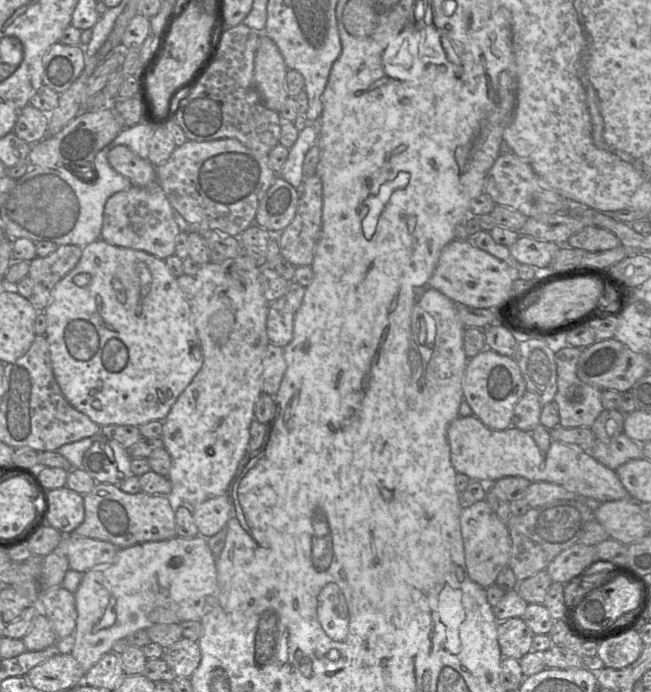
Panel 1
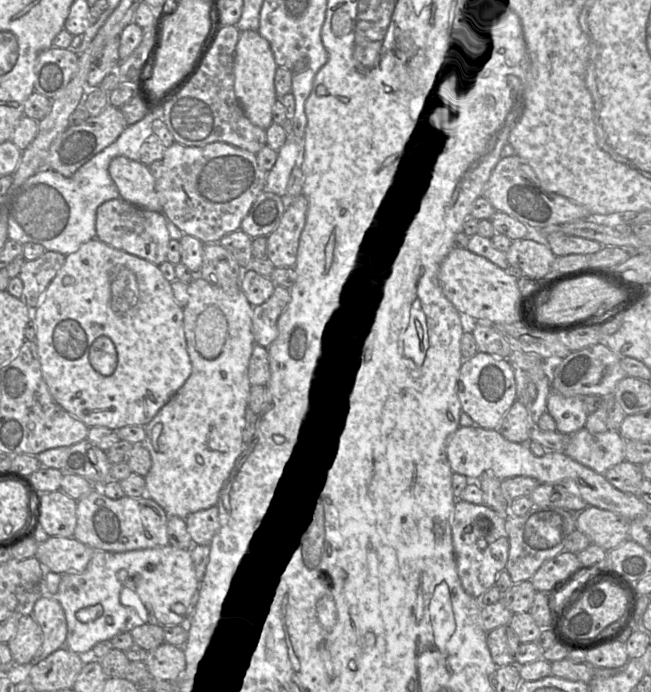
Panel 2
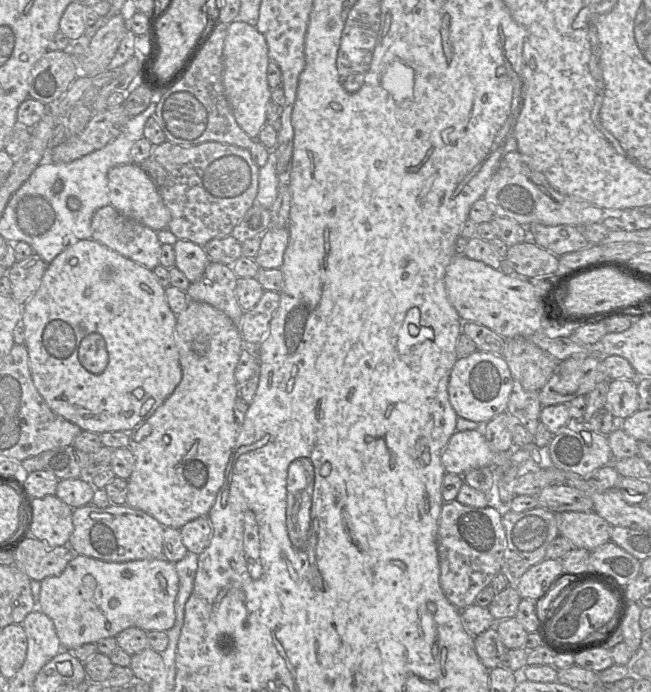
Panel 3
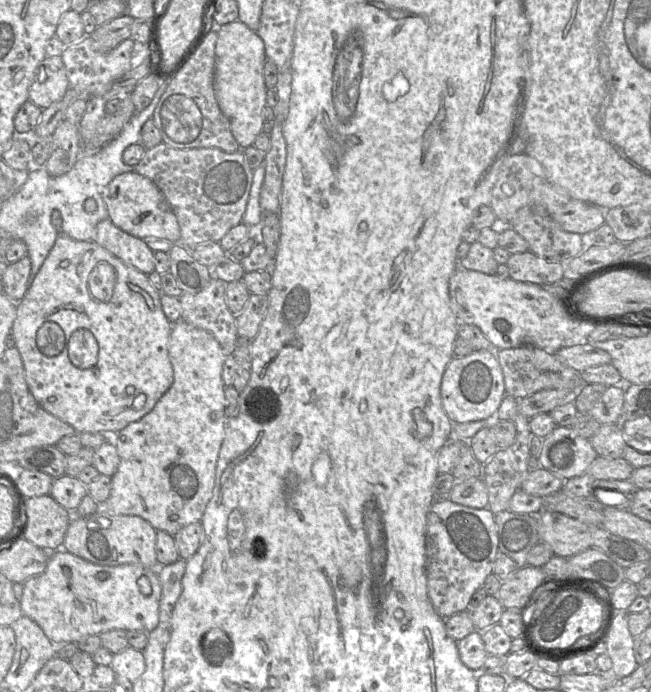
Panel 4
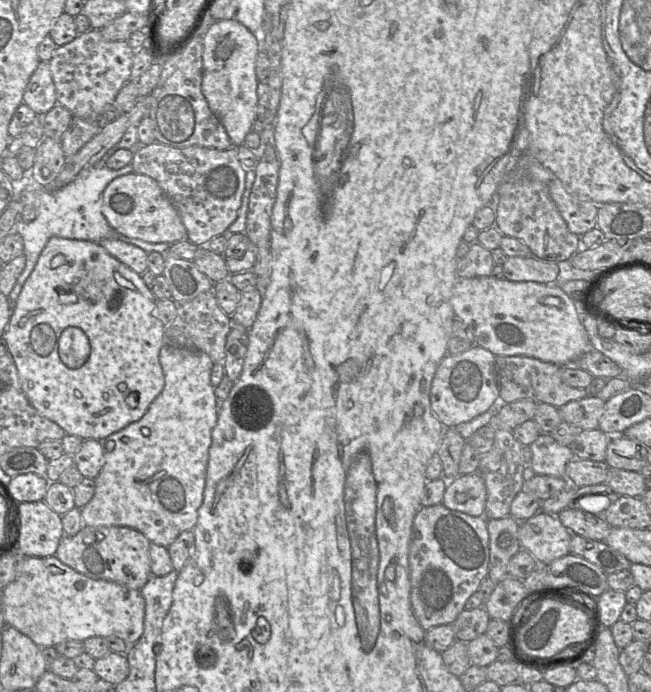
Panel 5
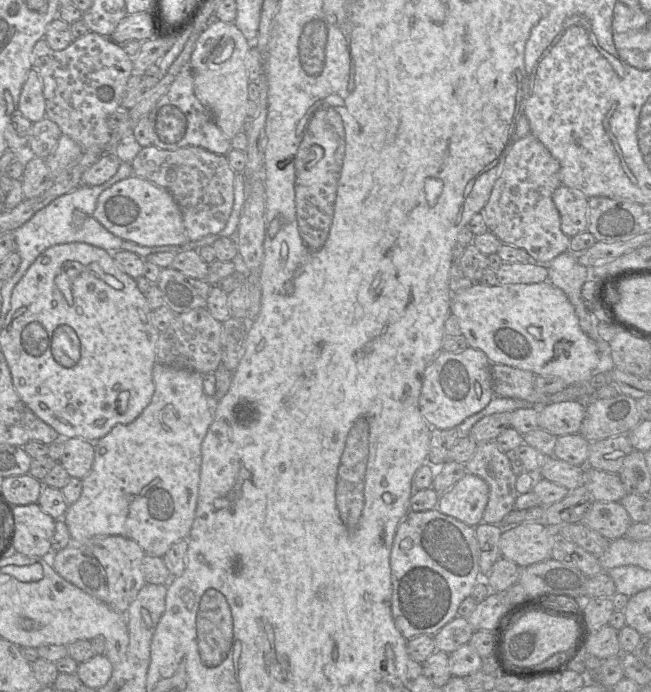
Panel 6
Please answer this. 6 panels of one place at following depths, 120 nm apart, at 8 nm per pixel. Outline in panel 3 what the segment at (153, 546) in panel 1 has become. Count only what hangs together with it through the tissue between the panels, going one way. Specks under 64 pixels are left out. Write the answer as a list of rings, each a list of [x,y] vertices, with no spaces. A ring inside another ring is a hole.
[[[75,554],[59,574],[40,581],[36,608],[54,623],[65,649],[116,637],[129,627],[167,631],[176,620],[175,598],[179,578],[175,564],[162,556],[153,559],[108,562]]]

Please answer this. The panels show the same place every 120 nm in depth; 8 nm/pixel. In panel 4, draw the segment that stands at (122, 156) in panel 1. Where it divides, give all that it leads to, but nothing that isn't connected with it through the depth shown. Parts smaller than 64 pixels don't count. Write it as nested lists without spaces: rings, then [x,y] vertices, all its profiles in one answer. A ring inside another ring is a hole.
[[[136,171],[120,174],[110,182],[107,189],[107,208],[109,219],[114,225],[132,236],[181,242],[177,217],[162,192],[150,179]]]

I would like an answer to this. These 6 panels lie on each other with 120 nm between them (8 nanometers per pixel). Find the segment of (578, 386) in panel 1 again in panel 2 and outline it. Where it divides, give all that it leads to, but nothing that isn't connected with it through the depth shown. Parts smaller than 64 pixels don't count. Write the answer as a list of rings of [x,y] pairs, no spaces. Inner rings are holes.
[[[552,391],[547,399],[547,412],[556,422],[556,430],[572,434],[585,427],[588,413],[583,402],[584,396],[565,397]]]

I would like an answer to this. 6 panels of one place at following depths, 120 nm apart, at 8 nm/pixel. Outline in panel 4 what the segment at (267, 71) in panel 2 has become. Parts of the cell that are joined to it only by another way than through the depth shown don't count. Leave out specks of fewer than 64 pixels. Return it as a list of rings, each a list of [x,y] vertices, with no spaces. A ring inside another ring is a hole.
[[[239,20],[217,27],[217,42],[215,48],[216,66],[214,87],[218,105],[229,119],[231,131],[240,148],[253,146],[256,137],[263,131],[262,110],[266,105],[266,91],[263,69],[267,60],[265,45],[256,31],[251,30]]]

